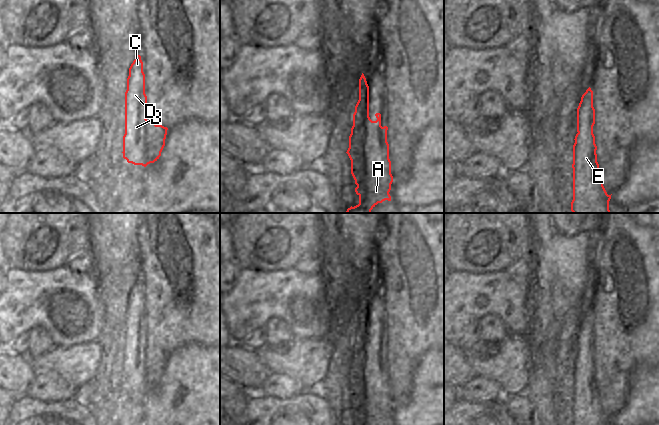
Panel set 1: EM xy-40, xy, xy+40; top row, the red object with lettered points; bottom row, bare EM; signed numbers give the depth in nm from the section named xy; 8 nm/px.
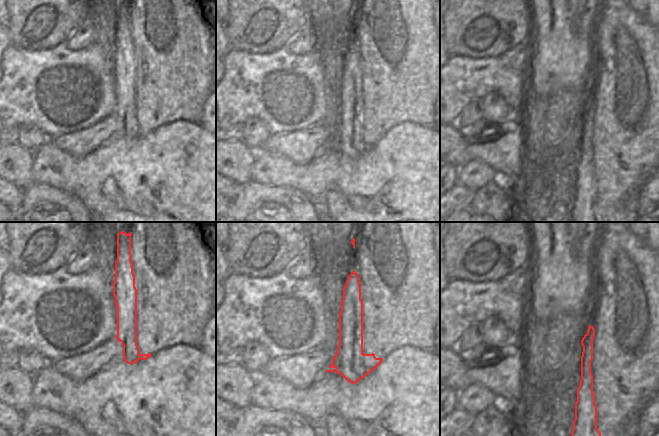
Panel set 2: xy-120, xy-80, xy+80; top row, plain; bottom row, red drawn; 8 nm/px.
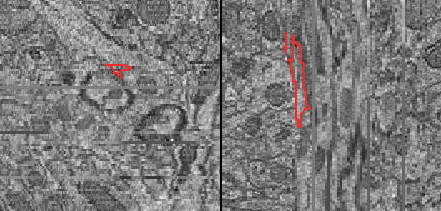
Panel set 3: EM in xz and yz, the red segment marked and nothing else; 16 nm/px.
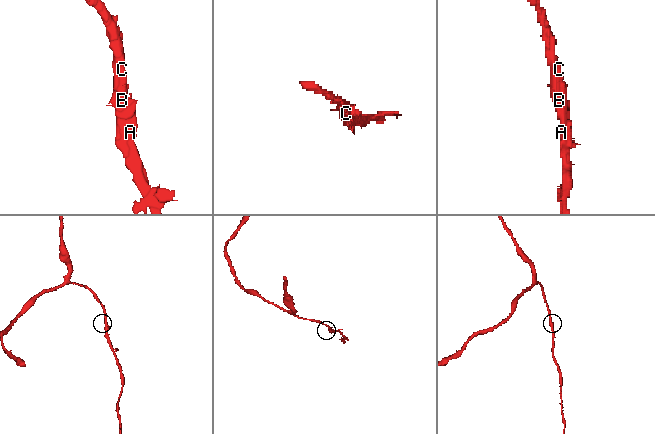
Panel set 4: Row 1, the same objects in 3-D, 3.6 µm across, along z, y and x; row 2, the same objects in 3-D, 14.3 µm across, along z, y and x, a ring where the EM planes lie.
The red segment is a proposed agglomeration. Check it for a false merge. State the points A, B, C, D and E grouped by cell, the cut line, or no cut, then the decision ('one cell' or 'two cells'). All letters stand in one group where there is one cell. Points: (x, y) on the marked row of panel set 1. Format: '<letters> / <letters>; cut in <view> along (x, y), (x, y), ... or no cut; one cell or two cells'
A B C D E; no cut; one cell

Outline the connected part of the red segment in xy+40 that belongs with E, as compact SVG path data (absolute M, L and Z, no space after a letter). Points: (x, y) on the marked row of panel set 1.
M589 87L577 108L577 134L573 145L573 213L611 213L608 195L597 162L597 146L593 134L595 109L593 91Z

